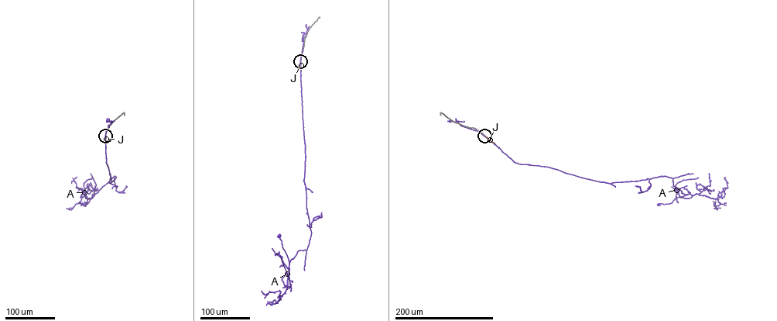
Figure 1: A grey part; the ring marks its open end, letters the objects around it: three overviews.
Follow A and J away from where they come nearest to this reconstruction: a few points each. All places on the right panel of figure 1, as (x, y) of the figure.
A: (484, 136), (515, 162), (549, 167), (610, 183), (666, 176), (687, 195), (676, 198), (671, 203), (658, 204)
J: (485, 136), (494, 143)

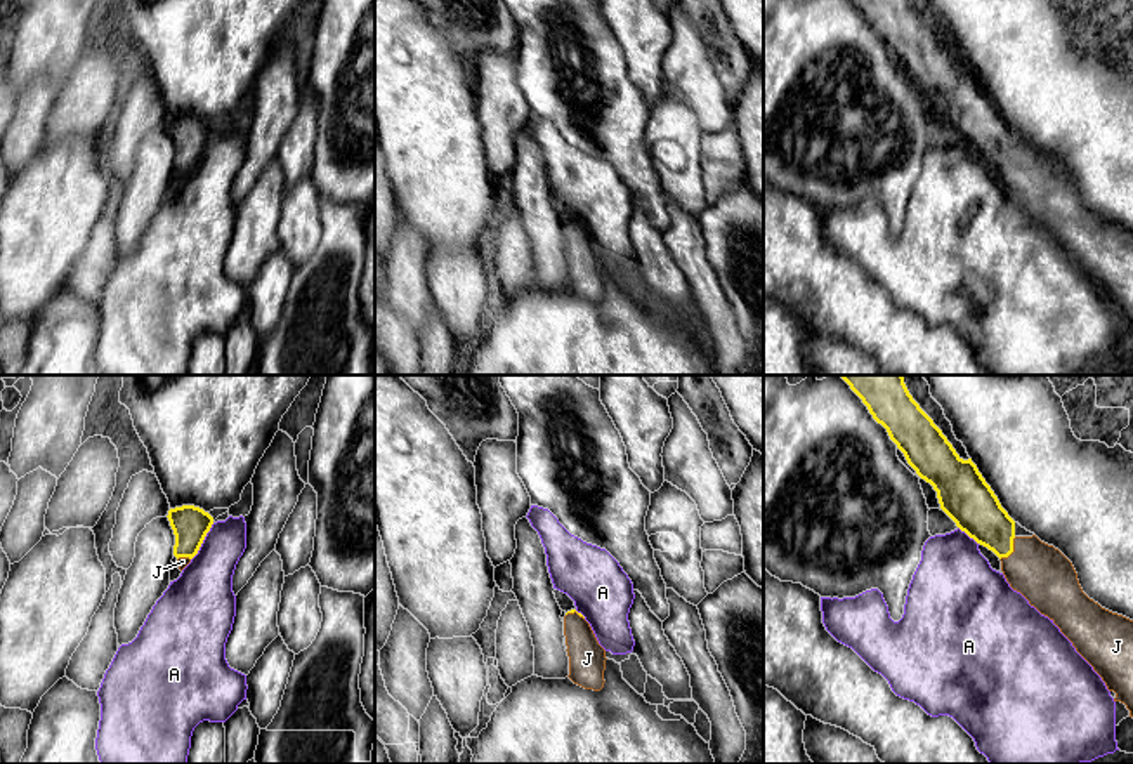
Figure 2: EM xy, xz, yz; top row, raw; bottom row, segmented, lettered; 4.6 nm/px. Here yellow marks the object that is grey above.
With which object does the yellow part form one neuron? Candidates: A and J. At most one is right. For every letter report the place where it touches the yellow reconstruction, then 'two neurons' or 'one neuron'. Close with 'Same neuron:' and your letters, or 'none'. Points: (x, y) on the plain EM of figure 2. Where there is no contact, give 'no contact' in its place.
A: xy (202, 153) | two neurons
J: yz (1012, 162) | one neuron
Same neuron: J

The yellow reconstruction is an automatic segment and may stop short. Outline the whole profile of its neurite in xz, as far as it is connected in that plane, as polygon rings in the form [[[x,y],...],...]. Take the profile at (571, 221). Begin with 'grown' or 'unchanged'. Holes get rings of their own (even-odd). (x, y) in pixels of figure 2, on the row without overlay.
grown; [[[571,221],[564,227],[564,247],[569,267],[569,290],[585,299],[604,299],[606,260],[599,255],[590,234],[581,224]]]

